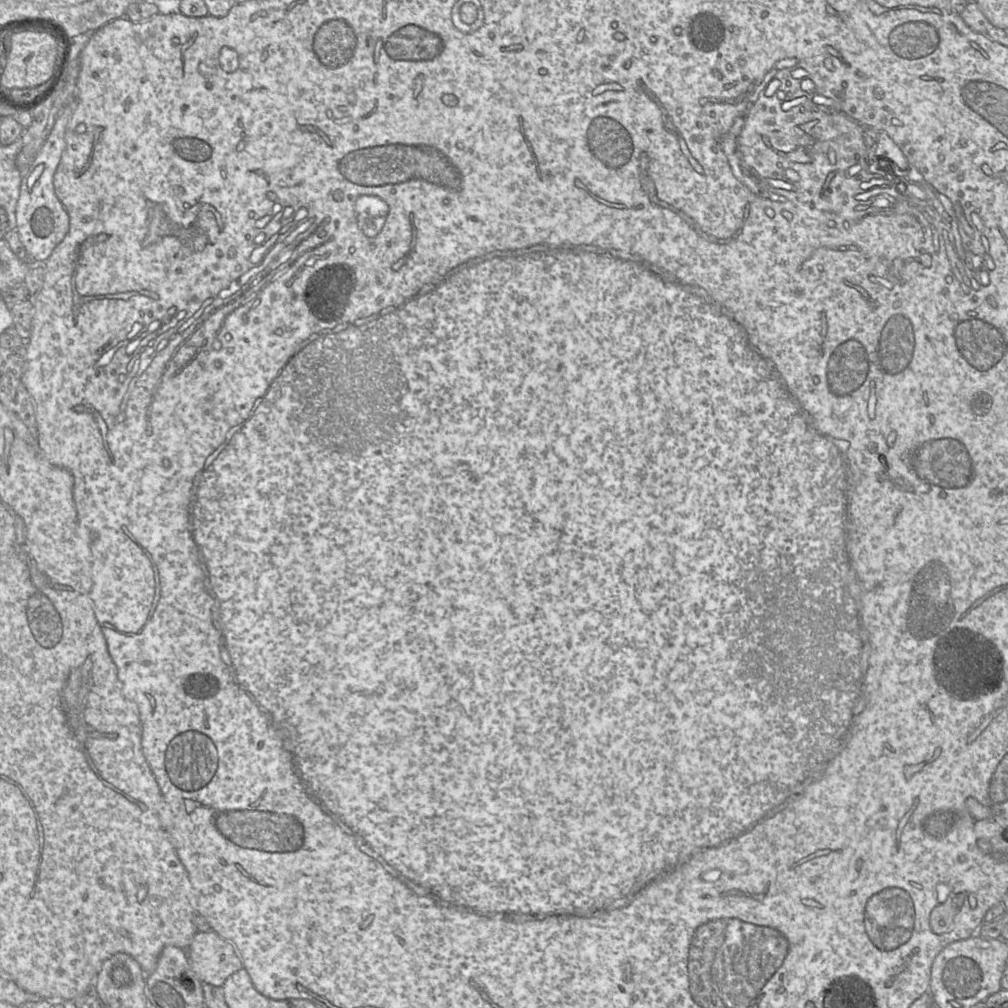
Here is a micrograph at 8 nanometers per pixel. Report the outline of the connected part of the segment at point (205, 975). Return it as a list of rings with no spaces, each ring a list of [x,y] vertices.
[[[198,931],[186,949],[191,968],[201,982],[223,986],[226,979],[243,968],[239,952],[215,931]]]

